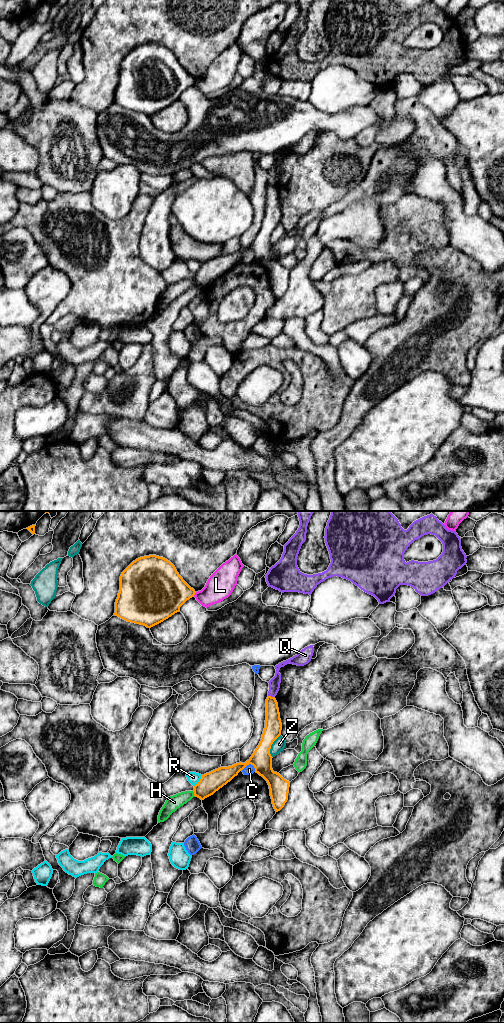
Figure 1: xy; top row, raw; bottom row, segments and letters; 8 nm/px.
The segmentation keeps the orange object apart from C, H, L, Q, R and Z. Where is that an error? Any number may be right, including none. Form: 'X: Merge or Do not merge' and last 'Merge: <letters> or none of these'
C: Do not merge
H: Do not merge
L: Do not merge
Q: Do not merge
R: Do not merge
Z: Do not merge
Merge: none of these

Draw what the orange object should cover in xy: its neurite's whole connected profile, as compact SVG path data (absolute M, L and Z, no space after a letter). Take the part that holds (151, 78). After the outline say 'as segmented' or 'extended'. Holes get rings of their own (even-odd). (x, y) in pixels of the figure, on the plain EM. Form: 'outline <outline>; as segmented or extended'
outline M156 43L140 45L120 64L120 78L114 103L127 110L151 116L179 100L180 95L194 85L195 81L167 47Z; as segmented

